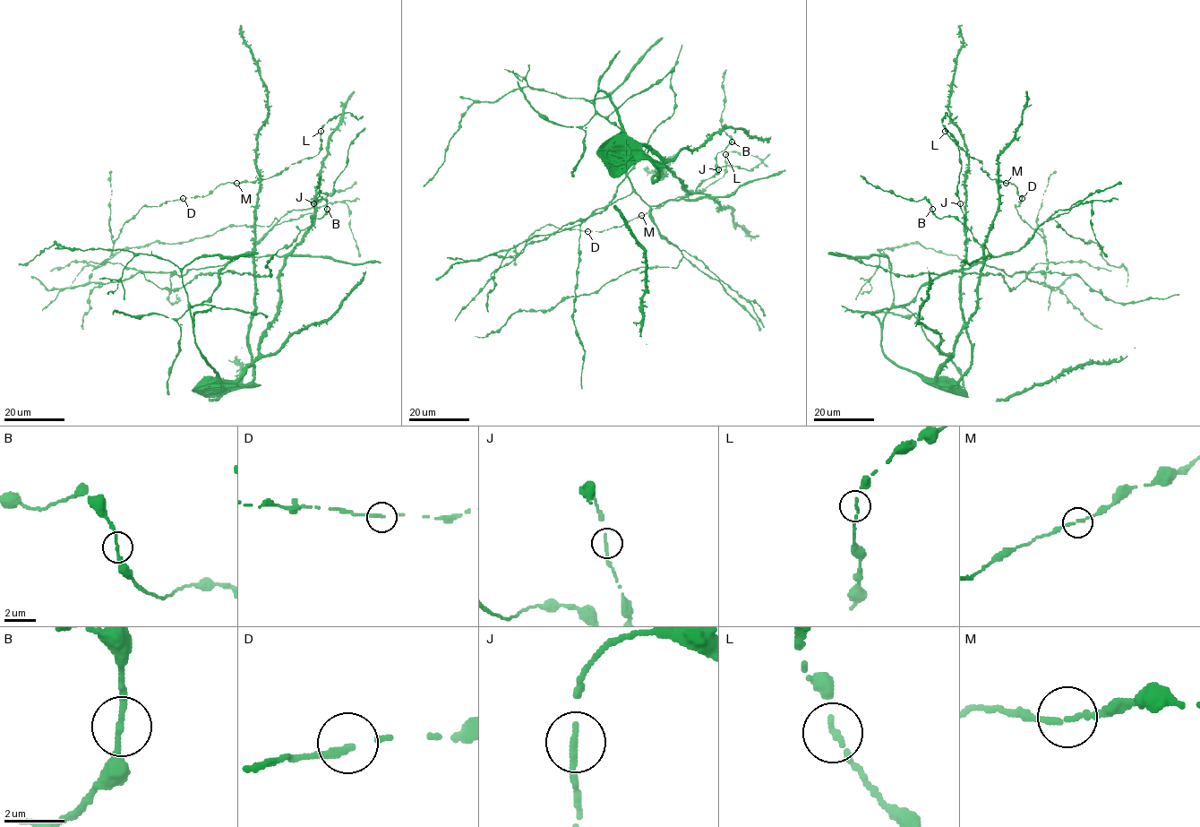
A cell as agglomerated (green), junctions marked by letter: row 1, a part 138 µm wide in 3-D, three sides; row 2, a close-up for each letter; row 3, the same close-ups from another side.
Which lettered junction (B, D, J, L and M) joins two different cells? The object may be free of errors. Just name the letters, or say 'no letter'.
no letter

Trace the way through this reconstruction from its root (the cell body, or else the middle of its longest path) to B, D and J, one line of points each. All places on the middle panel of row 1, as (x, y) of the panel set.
B: (624, 156), (626, 176), (632, 189), (648, 205), (657, 206), (691, 194), (716, 172), (716, 155), (731, 141)
D: (624, 156), (629, 195), (577, 225), (493, 254), (518, 255), (527, 238), (548, 224), (587, 231)
J: (624, 156), (626, 176), (632, 189), (651, 206), (691, 194), (702, 182), (717, 173), (718, 169)

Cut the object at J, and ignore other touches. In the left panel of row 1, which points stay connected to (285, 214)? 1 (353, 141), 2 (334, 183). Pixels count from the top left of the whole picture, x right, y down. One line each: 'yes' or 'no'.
1: no
2: no

